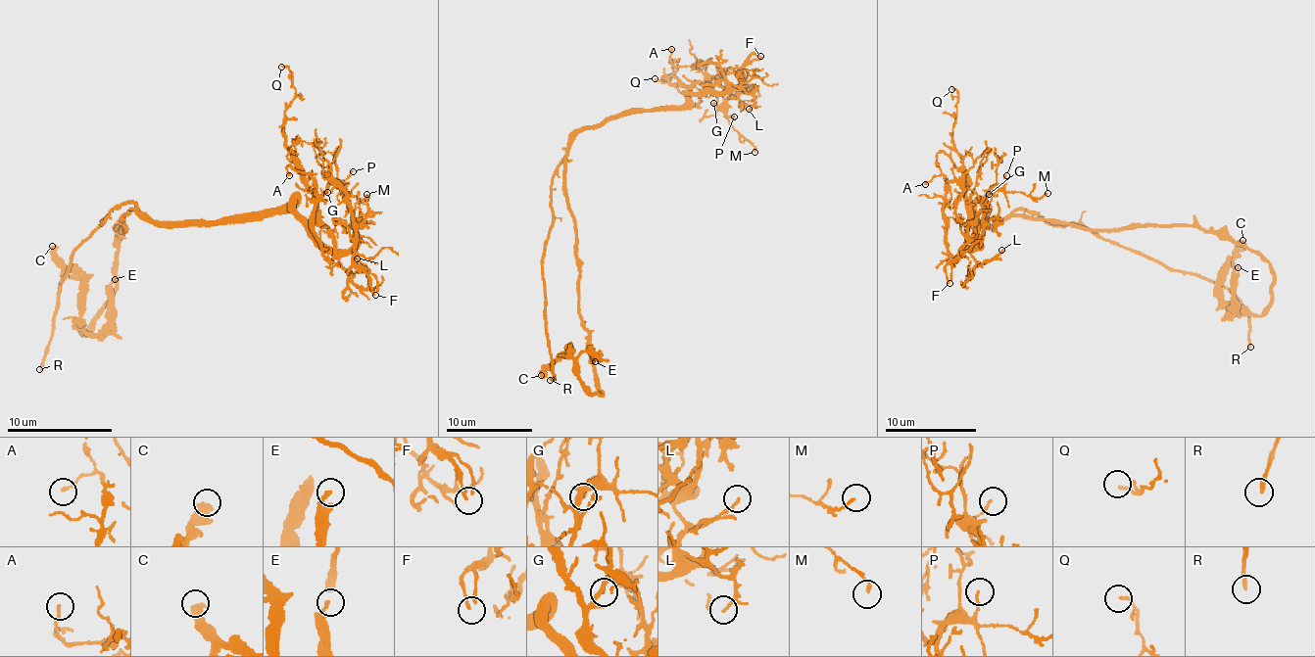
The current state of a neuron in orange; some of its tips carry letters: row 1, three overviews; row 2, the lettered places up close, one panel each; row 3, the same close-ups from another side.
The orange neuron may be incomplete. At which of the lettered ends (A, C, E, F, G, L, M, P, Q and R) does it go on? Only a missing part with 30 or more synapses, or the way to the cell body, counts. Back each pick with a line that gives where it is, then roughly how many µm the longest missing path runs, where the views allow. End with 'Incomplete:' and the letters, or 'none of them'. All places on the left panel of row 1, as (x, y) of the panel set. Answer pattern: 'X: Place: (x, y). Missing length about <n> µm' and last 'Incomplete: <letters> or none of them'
R: Place: (39, 369). Missing length about 30 µm
Incomplete: R

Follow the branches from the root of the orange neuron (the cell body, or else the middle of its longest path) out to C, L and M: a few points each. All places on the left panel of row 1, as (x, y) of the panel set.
C: (123, 218), (125, 228), (113, 230), (116, 289), (86, 336), (82, 279), (52, 246)
L: (123, 218), (242, 220), (292, 199), (343, 267), (360, 273), (357, 258)
M: (123, 218), (242, 220), (292, 199), (318, 241), (353, 249), (358, 228), (340, 190), (366, 194)

